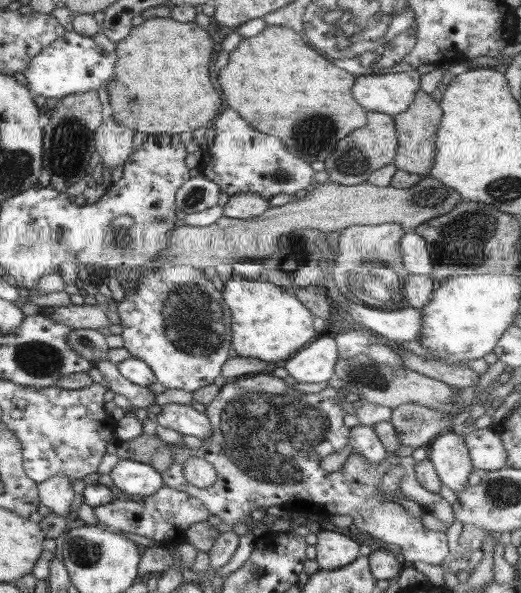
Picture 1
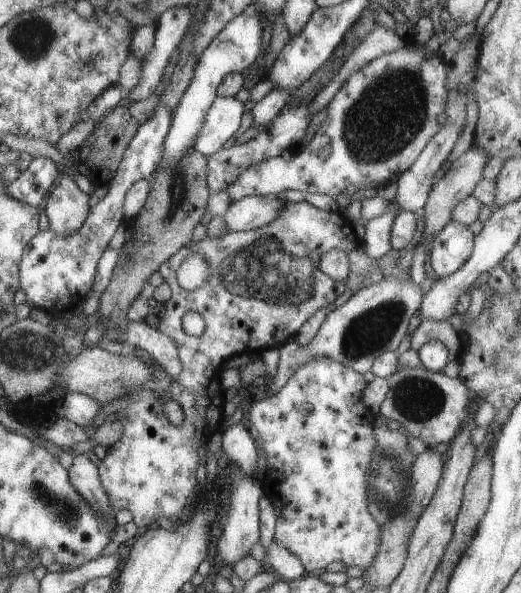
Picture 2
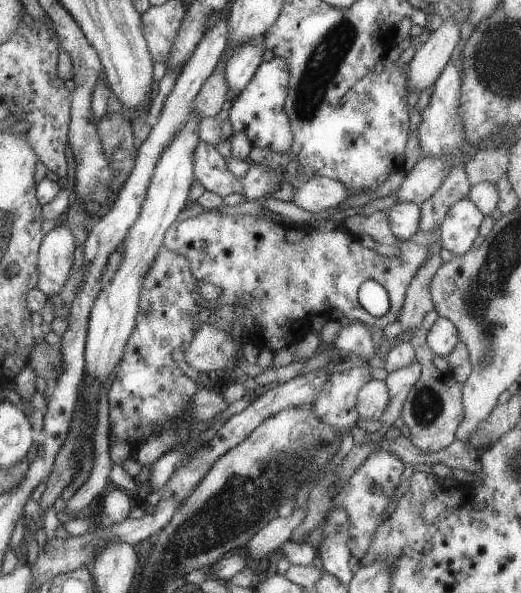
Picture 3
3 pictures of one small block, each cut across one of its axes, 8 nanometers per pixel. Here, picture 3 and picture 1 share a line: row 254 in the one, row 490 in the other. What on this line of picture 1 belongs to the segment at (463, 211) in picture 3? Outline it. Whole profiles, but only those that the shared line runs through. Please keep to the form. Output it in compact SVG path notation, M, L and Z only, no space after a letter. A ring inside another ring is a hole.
M449 430L430 445L428 460L433 465L441 485L454 494L461 492L468 485L468 475L472 468L464 438L457 431Z

